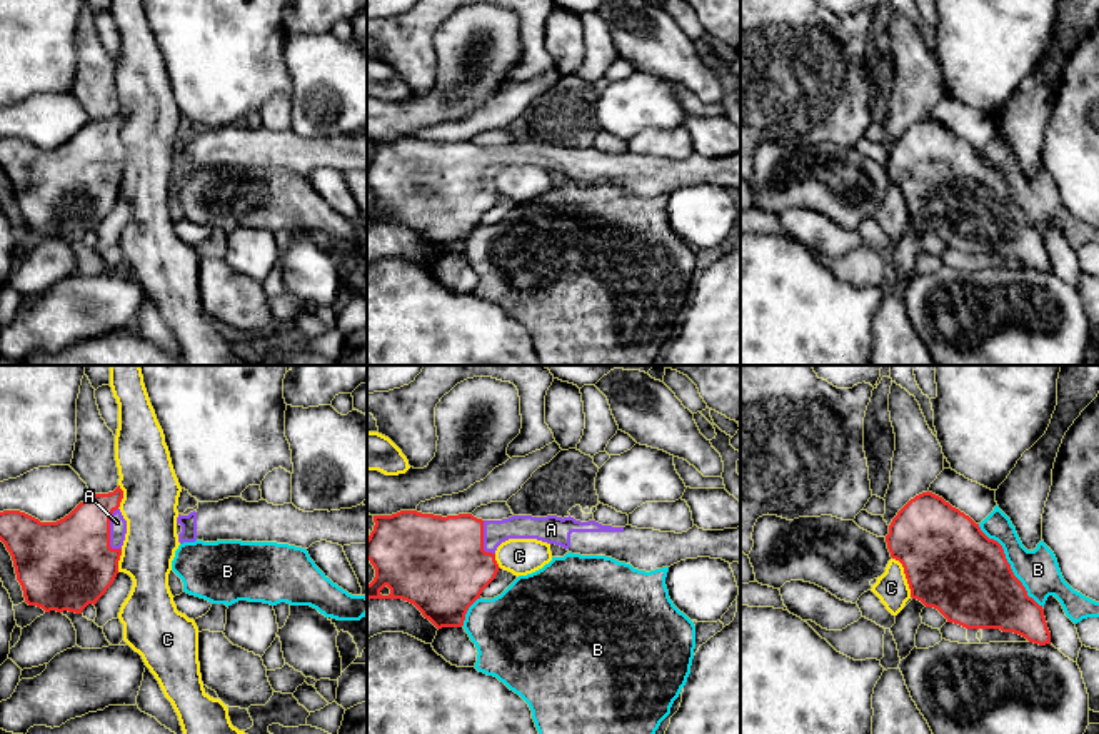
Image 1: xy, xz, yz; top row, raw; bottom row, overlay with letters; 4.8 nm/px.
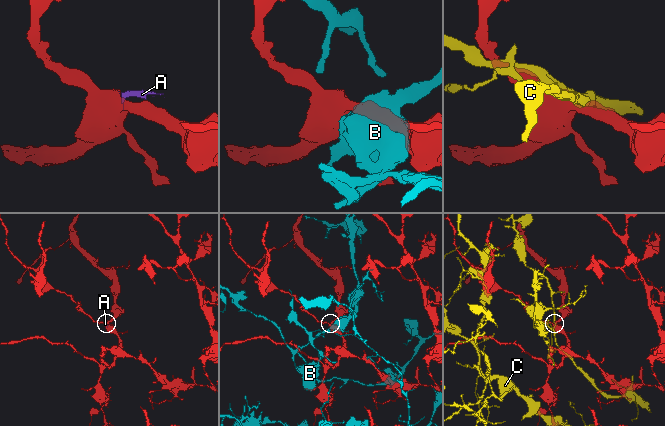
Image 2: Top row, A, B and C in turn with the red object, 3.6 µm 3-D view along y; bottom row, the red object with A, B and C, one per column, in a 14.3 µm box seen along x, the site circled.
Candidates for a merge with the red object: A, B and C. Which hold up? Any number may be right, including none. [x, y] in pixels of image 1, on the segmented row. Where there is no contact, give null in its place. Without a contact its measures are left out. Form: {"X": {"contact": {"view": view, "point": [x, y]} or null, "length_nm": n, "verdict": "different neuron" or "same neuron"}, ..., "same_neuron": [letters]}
{"A": {"contact": {"view": "xy", "point": [109, 529]}, "length_nm": 200, "verdict": "same neuron"}, "B": {"contact": {"view": "yz", "point": [1009, 566]}, "length_nm": 500, "verdict": "different neuron"}, "C": {"contact": {"view": "yz", "point": [906, 576]}, "length_nm": 220, "verdict": "different neuron"}, "same_neuron": ["A"]}

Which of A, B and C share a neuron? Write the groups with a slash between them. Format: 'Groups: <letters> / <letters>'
Groups: A / B / C

